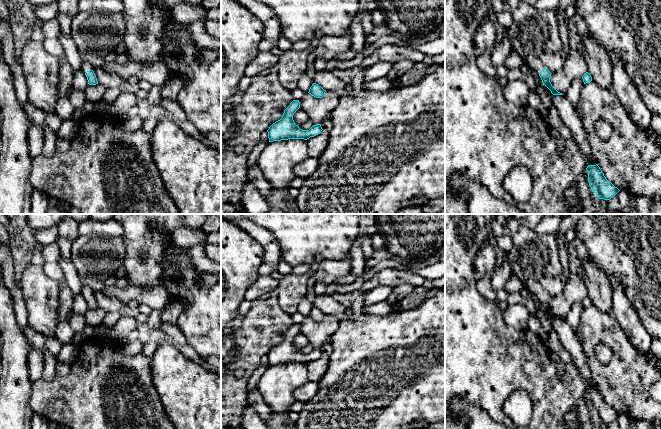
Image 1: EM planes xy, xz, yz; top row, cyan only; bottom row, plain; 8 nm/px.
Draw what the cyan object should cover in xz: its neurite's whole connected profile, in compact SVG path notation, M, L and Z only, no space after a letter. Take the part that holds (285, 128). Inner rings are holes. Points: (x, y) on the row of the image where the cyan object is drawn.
M293 100L290 103L284 110L282 118L273 123L267 130L269 142L288 139L307 140L321 133L323 130L321 124L313 125L309 130L302 130L295 124L293 115L299 108L299 100Z

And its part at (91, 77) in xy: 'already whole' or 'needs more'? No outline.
needs more

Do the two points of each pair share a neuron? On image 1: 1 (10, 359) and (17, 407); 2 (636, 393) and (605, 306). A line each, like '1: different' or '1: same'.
1: same
2: different

